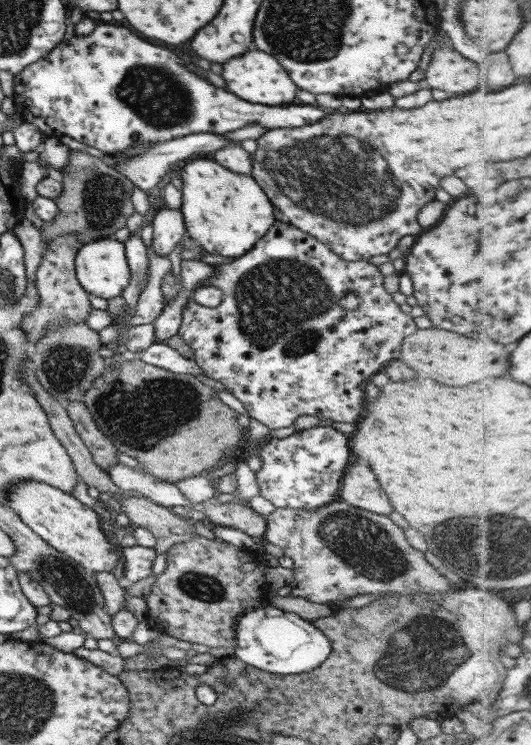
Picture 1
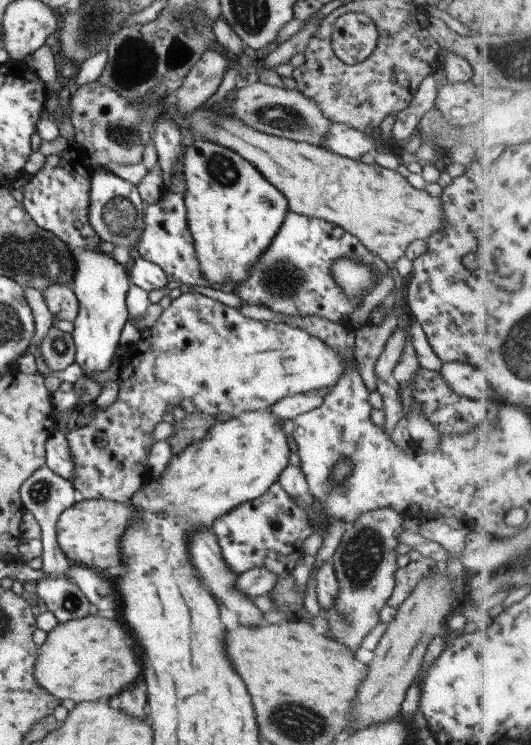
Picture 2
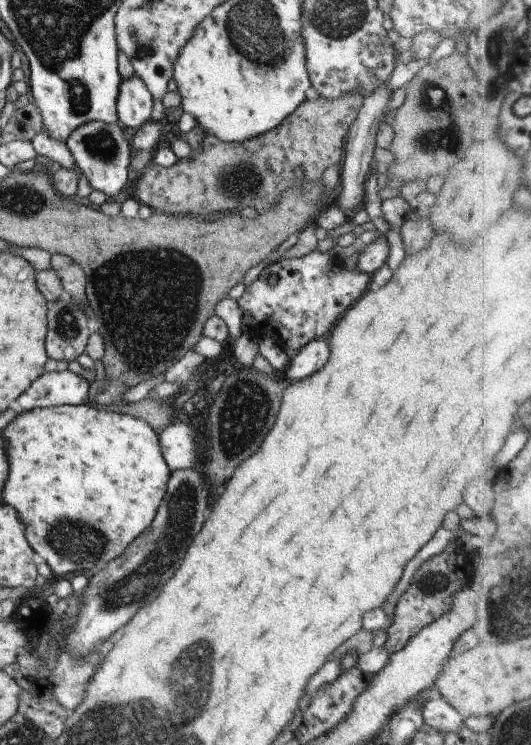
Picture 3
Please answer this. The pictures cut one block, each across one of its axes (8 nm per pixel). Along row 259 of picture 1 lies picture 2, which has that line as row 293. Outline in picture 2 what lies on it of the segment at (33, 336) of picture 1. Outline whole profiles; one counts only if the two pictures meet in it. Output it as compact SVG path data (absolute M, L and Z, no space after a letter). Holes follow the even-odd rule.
M52 283L41 291L54 319L73 322L79 313L79 302L71 285Z

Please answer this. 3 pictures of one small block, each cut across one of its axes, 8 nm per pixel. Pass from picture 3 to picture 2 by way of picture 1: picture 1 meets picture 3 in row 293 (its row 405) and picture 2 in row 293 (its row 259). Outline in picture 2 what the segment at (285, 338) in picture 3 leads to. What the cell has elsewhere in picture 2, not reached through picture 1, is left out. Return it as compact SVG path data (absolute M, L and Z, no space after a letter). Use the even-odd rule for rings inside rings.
M288 210L284 217L284 222L280 225L280 230L276 233L272 244L268 246L268 250L260 256L260 260L254 264L252 274L248 276L248 280L244 280L240 286L232 286L229 288L231 292L236 294L246 304L254 304L256 306L263 306L269 310L282 314L282 316L290 316L290 318L308 318L308 316L320 316L326 318L334 324L343 324L352 326L350 323L350 316L355 308L360 307L366 294L362 294L362 298L350 298L342 292L342 288L334 282L332 274L330 274L330 266L334 260L338 258L349 258L349 260L358 260L360 264L366 264L374 270L376 280L380 281L384 276L390 272L390 267L380 256L372 254L361 240L356 236L346 232L344 228L336 226L331 222L320 220L319 218L312 218L304 216Z

